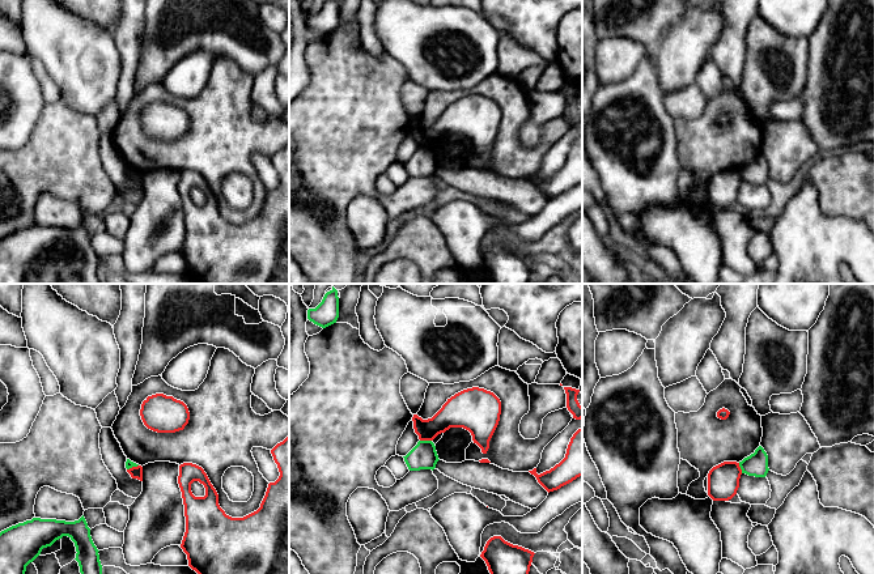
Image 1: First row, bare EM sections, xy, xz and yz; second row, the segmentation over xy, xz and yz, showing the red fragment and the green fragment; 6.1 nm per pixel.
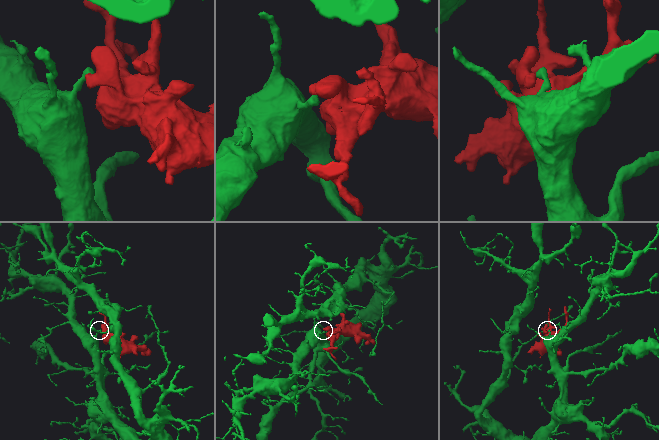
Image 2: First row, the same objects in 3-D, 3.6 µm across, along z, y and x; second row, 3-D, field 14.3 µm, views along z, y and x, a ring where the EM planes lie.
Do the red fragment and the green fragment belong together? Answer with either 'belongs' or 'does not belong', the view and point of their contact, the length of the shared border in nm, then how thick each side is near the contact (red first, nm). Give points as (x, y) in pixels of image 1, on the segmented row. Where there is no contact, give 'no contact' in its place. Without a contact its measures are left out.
does not belong; contact xz (425, 439); length 70 nm; calibres 180 and 160 nm

